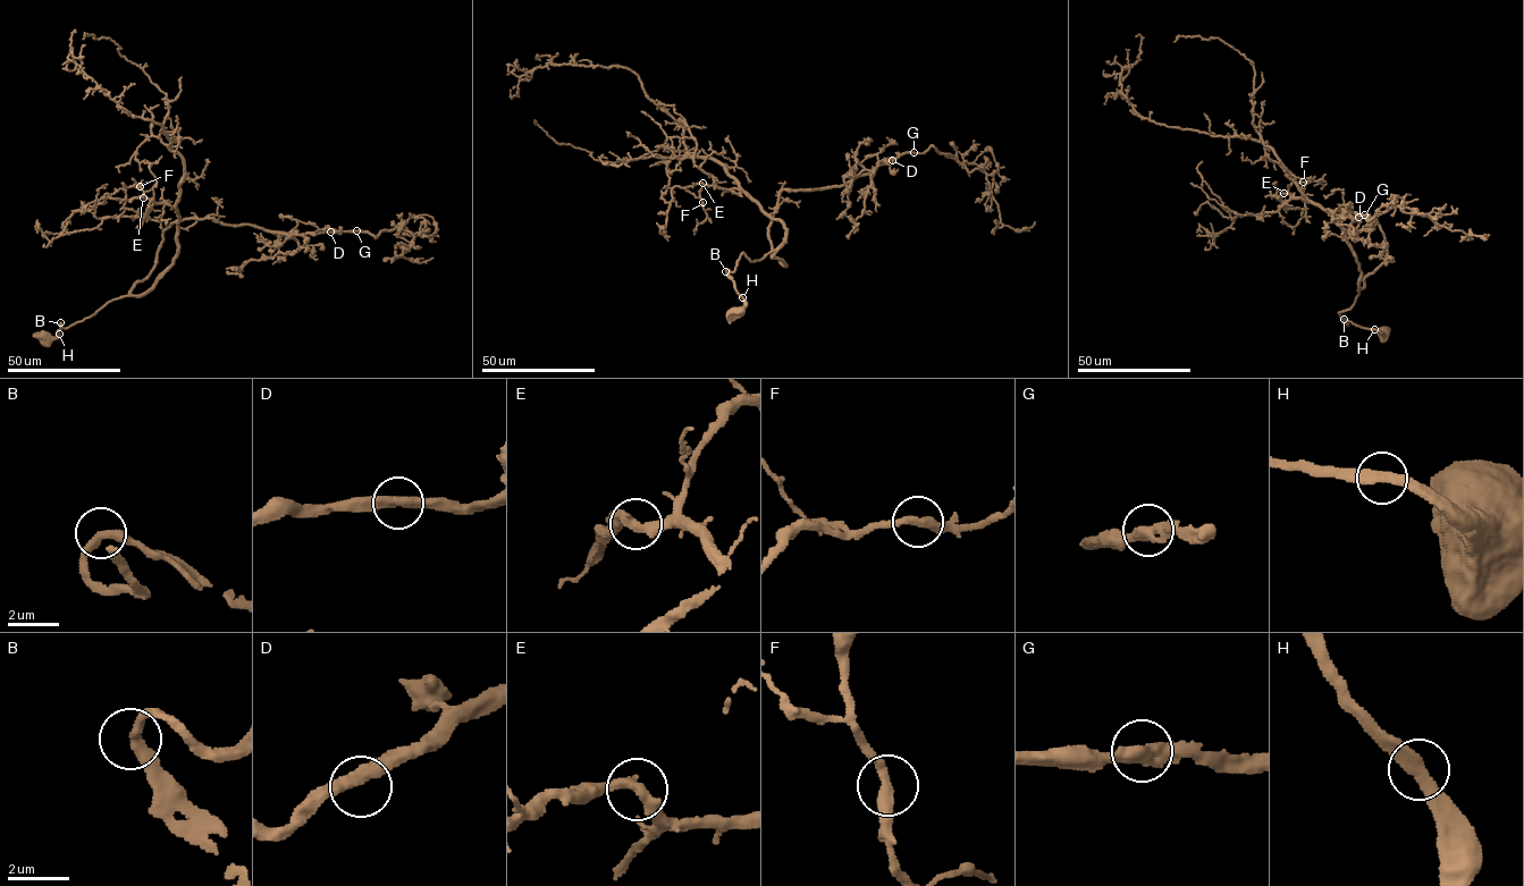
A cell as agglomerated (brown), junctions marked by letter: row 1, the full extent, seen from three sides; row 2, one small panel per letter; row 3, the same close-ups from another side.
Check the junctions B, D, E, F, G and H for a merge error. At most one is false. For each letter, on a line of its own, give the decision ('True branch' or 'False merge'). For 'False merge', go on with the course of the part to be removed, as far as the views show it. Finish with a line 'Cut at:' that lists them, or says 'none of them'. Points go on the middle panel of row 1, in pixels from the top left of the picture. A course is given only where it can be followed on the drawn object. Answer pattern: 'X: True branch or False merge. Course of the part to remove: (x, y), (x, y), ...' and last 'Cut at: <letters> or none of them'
B: True branch
D: True branch
E: True branch
F: True branch
G: True branch
H: True branch
Cut at: none of them

